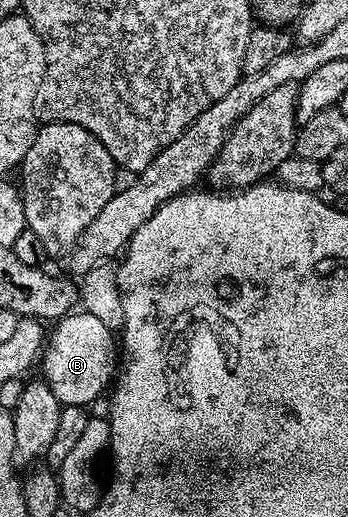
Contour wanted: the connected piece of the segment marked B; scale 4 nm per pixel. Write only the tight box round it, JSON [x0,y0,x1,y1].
[40,310,113,408]

